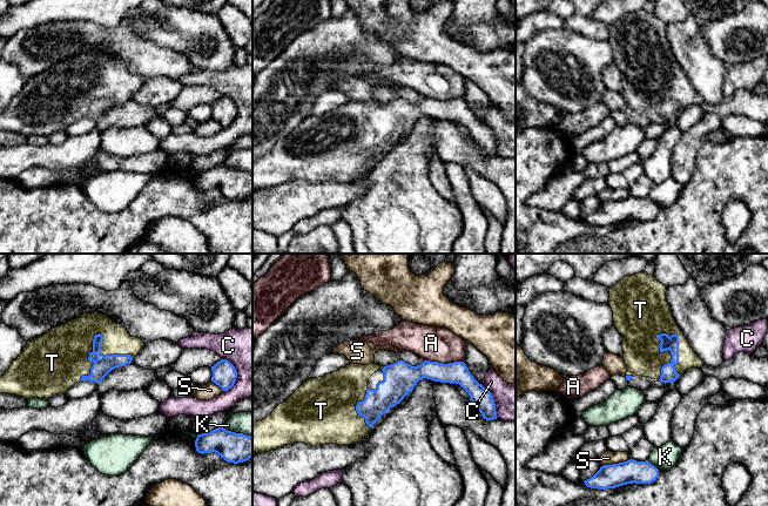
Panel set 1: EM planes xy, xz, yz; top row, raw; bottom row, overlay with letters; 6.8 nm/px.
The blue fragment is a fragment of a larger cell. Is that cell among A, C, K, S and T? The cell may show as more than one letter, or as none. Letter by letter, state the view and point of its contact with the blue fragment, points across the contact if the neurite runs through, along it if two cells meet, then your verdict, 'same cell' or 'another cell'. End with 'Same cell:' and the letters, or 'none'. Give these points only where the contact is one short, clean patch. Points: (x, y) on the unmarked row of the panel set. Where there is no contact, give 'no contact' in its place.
A: xz (444, 101) | along xz (425, 96), (443, 100), (463, 99) | another cell
C: xy (236, 110) | another cell
K: yz (653, 202) | another cell
S: yz (615, 201) | another cell
T: xy (99, 71) | same cell
Same cell: T

